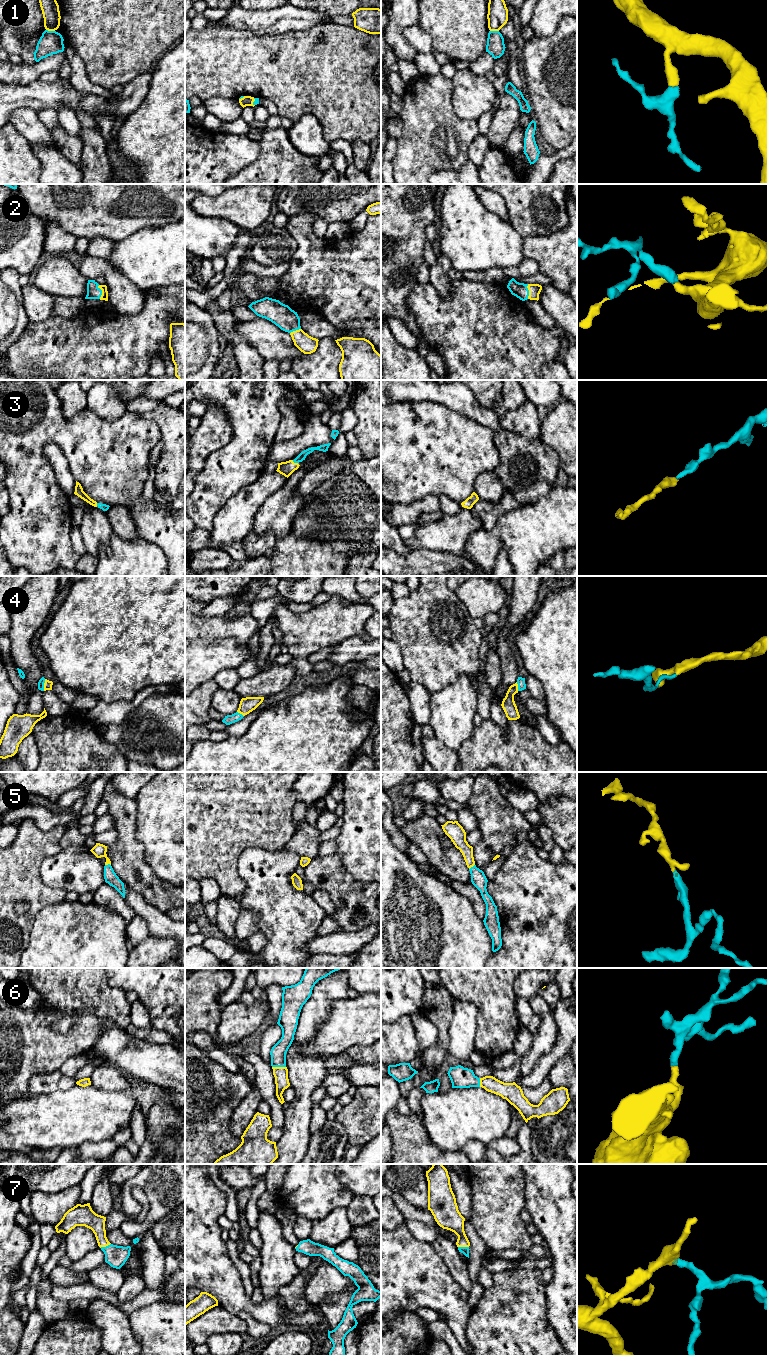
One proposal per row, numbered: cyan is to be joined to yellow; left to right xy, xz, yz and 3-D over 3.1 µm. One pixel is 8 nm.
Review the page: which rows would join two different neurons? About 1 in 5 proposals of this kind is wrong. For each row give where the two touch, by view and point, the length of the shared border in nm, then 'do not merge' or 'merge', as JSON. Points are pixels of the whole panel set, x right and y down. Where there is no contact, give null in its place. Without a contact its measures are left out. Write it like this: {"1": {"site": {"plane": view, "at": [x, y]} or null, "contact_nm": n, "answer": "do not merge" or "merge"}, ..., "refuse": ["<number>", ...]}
{"1": {"site": {"plane": "xy", "at": [50, 30]}, "contact_nm": 70, "answer": "do not merge"}, "2": {"site": {"plane": "xy", "at": [102, 292]}, "contact_nm": 110, "answer": "merge"}, "3": {"site": {"plane": "xz", "at": [295, 463]}, "contact_nm": 50, "answer": "merge"}, "4": {"site": {"plane": "xy", "at": [44, 685]}, "contact_nm": 100, "answer": "merge"}, "5": {"site": {"plane": "xy", "at": [107, 864]}, "contact_nm": 50, "answer": "merge"}, "6": {"site": {"plane": "xz", "at": [279, 1067]}, "contact_nm": 110, "answer": "merge"}, "7": {"site": {"plane": "yz", "at": [463, 1246]}, "contact_nm": 90, "answer": "merge"}, "refuse": ["1"]}

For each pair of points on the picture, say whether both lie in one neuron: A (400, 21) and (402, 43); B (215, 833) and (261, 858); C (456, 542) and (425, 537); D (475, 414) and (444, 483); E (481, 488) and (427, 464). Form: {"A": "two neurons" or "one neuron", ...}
{"A": "one neuron", "B": "two neurons", "C": "one neuron", "D": "two neurons", "E": "two neurons"}

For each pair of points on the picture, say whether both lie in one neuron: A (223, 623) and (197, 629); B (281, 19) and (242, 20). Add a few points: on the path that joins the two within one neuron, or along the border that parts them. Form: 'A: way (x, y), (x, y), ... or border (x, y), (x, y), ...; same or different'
A: way (217, 627), (203, 628); same
B: way (271, 21), (252, 20); same

